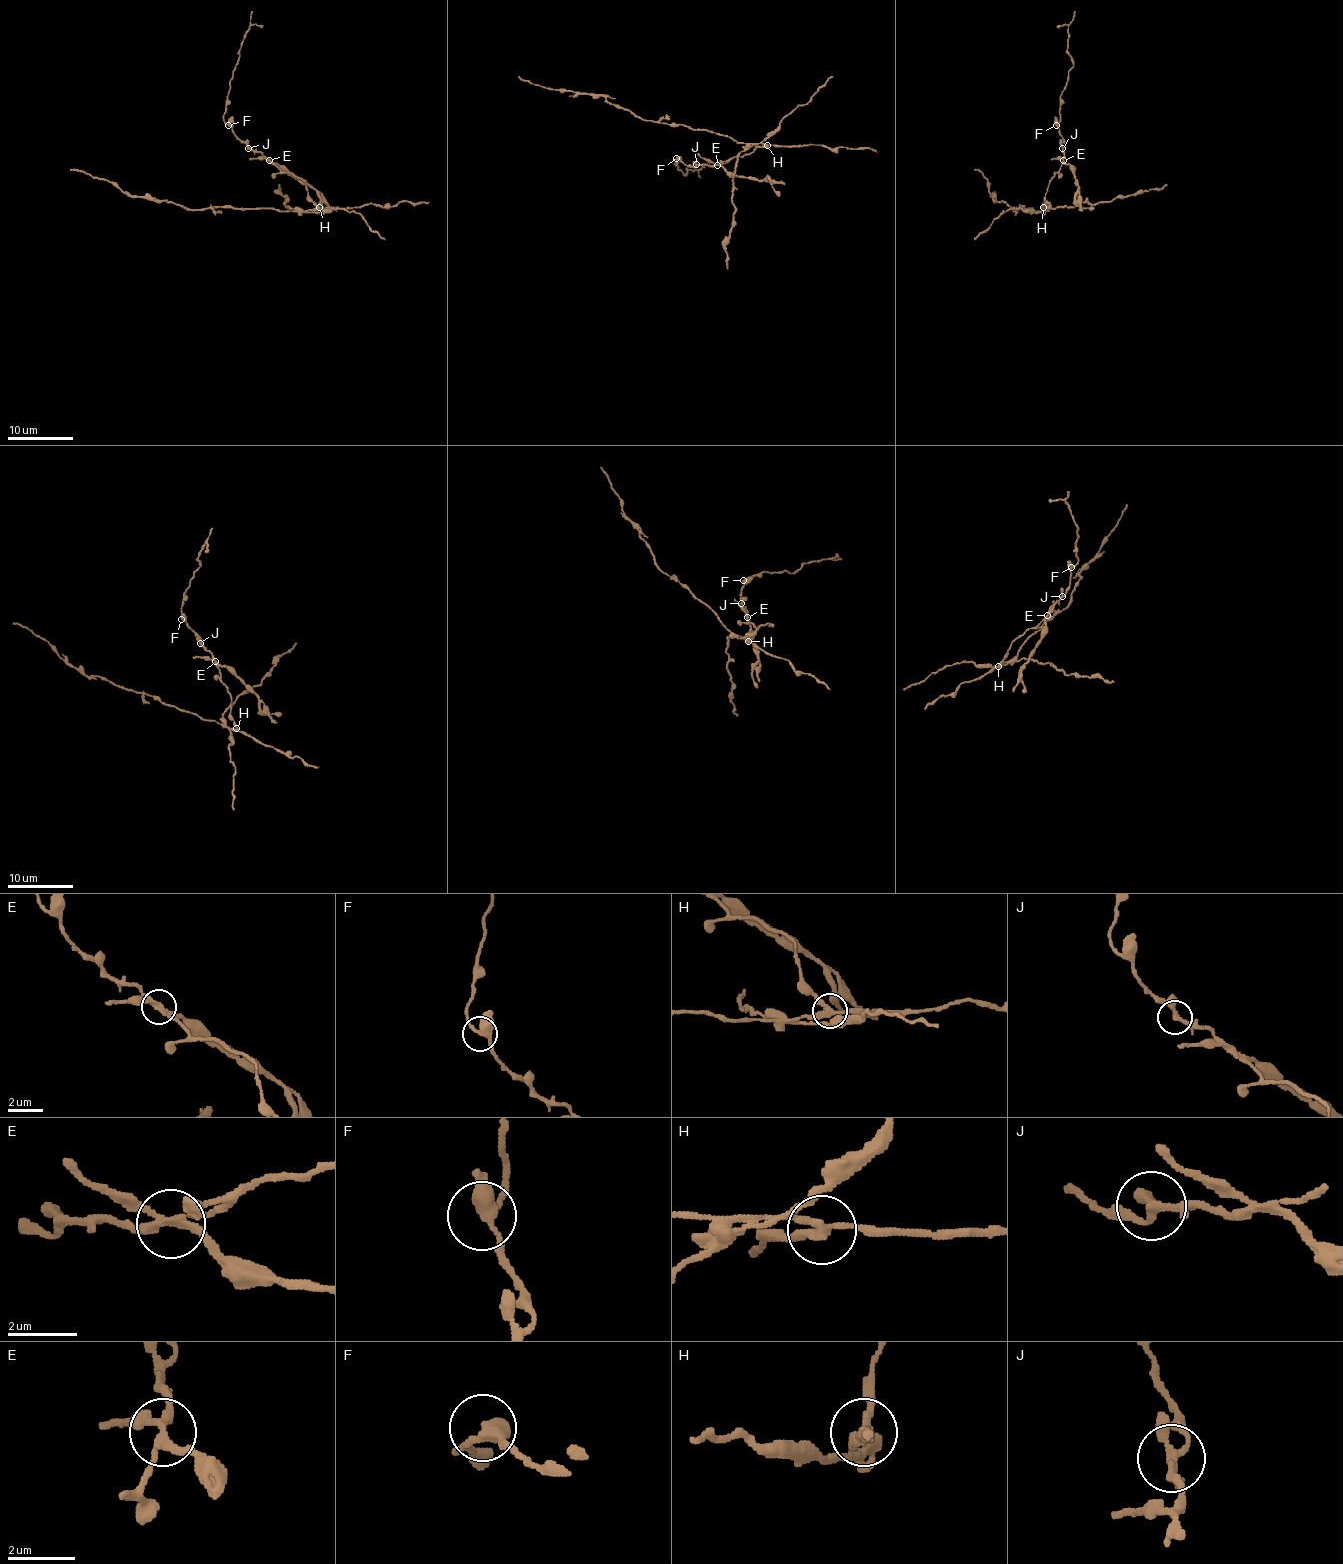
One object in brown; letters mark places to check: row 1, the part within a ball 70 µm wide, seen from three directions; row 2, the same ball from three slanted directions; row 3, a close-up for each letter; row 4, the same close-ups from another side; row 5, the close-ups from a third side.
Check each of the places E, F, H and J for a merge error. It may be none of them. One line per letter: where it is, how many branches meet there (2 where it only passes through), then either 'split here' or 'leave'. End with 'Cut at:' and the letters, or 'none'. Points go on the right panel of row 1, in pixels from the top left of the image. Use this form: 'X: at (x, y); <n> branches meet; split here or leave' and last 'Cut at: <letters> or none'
E: at (1063, 160); 4 branches meet; split here
F: at (1056, 125); 3 branches meet; leave
H: at (1043, 207); 3 branches meet; split here
J: at (1062, 148); 3 branches meet; leave
Cut at: E, H

